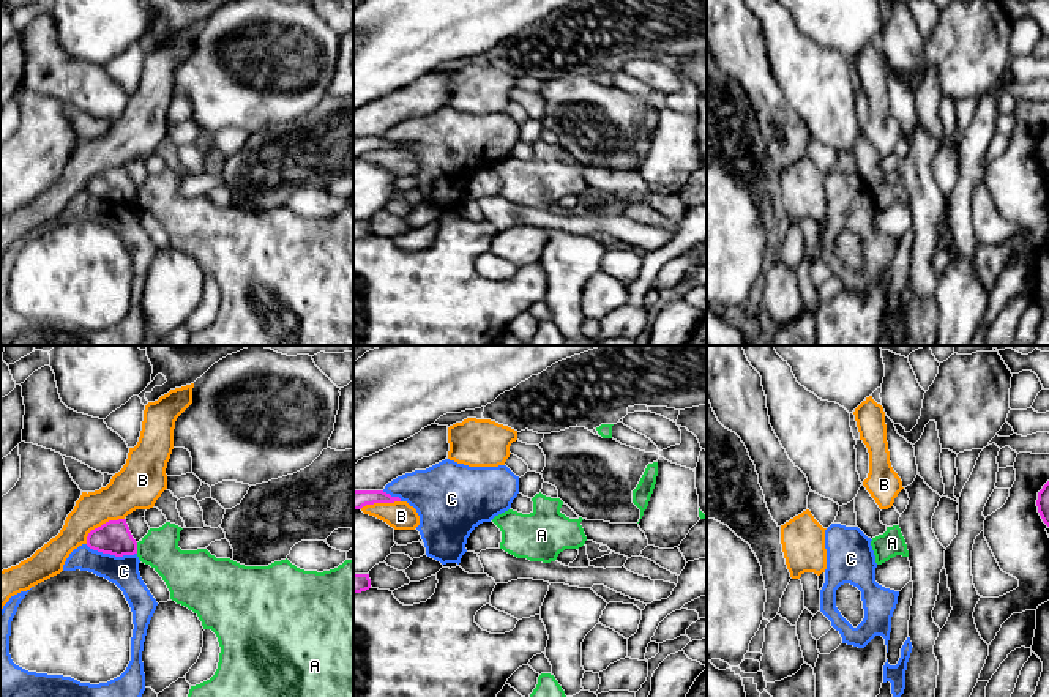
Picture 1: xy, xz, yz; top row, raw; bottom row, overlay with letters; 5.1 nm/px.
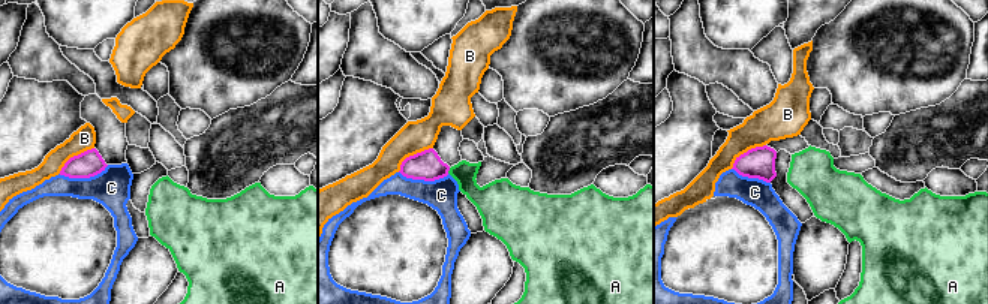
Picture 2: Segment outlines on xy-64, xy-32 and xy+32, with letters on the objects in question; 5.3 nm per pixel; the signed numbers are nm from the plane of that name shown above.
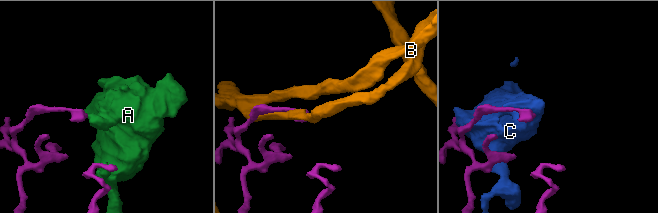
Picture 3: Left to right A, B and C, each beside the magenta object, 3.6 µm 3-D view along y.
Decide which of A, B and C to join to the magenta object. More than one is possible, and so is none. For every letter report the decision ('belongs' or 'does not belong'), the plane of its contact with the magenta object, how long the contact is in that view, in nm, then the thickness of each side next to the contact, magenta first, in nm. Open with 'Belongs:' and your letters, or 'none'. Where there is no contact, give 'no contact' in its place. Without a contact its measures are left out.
Belongs: none
A: does not belong; meets magenta in xy; contact 60 nm long; 170 nm thick on the magenta side, 190 nm on the other
B: does not belong; meets magenta in xy; contact 240 nm long; 170 nm thick on the magenta side, 220 nm on the other
C: does not belong; meets magenta in xy; contact 260 nm long; 170 nm thick on the magenta side, 160 nm on the other

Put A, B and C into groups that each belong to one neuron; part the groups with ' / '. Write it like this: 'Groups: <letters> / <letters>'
Groups: A / B / C

